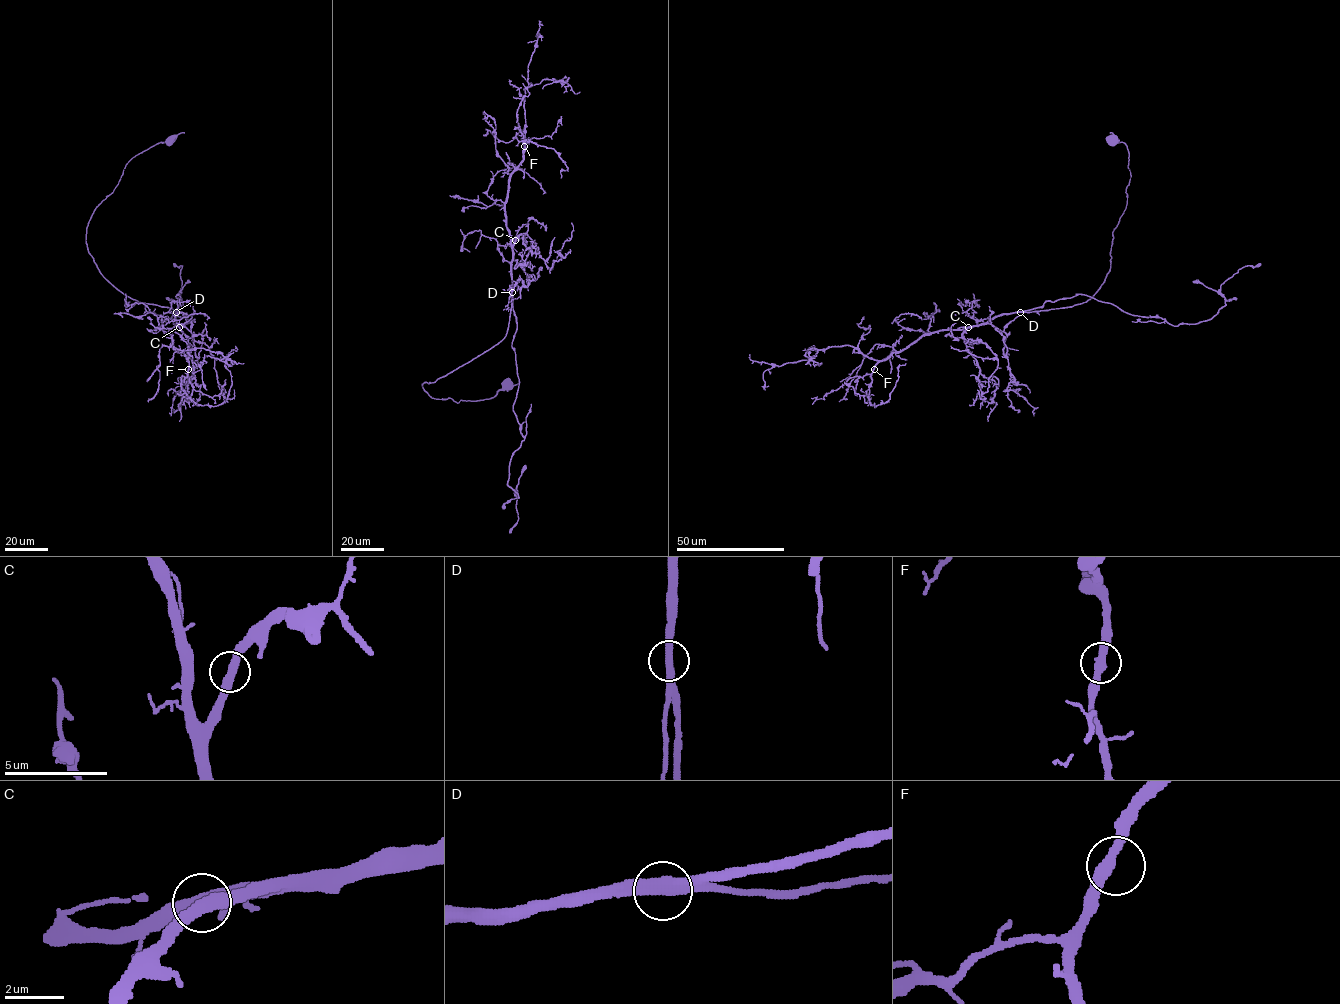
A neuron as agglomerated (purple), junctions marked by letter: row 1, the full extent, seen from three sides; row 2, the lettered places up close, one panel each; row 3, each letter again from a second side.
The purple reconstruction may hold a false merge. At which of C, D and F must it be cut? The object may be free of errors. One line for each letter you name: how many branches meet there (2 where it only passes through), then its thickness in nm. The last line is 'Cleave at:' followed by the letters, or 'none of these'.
Cleave at: none of these

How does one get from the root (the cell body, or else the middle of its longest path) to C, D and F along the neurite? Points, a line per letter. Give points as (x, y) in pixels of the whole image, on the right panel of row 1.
C: (1113, 139), (1127, 146), (1131, 177), (1100, 287), (1072, 306), (1002, 313), (968, 327)
D: (1113, 139), (1127, 146), (1131, 177), (1127, 204), (1113, 232), (1110, 268), (1103, 282), (1085, 302), (1019, 312)
F: (1113, 139), (1129, 153), (1127, 204), (1113, 232), (1110, 270), (1089, 299), (922, 335), (874, 369)

